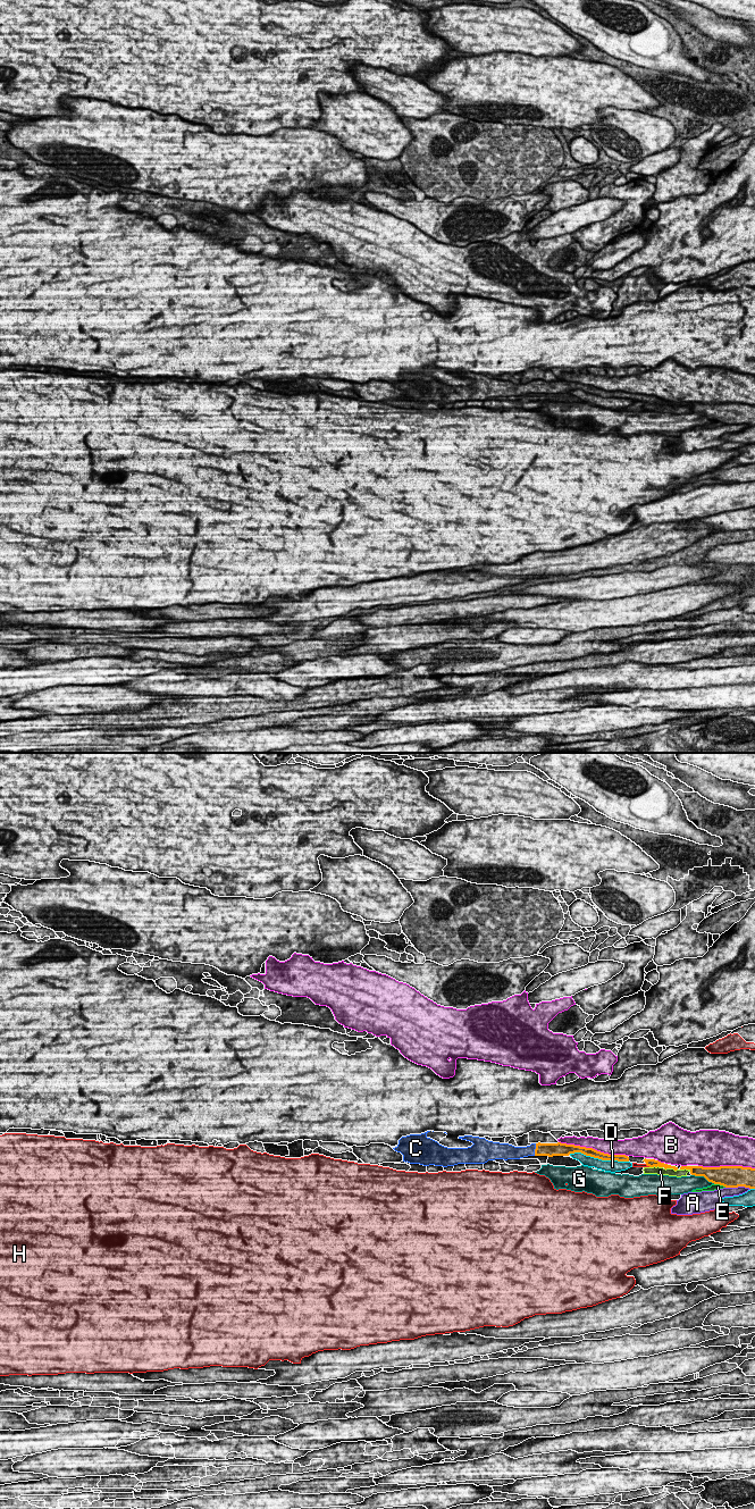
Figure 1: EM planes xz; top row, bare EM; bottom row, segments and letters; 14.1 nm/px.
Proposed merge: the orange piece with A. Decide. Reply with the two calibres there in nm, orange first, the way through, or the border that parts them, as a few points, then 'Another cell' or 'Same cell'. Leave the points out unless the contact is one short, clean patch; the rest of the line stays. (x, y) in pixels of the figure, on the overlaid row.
Thickness 320 nm (orange) against 130 nm. Another cell

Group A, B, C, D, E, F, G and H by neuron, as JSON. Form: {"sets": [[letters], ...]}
{"sets": [["A"], ["B"], ["C"], ["D"], ["E"], ["F"], ["G"], ["H"]]}

